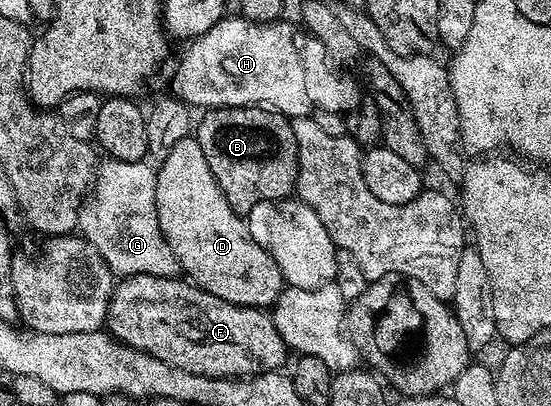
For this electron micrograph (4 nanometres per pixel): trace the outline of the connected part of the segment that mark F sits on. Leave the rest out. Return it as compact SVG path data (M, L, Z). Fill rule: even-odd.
M131 274L122 277L114 285L105 326L118 342L155 356L175 368L183 368L192 374L204 374L206 378L237 378L277 372L284 367L281 365L287 355L285 338L264 309L236 306L227 300L219 300L219 296L211 296L211 292L200 290L181 276L164 278Z

